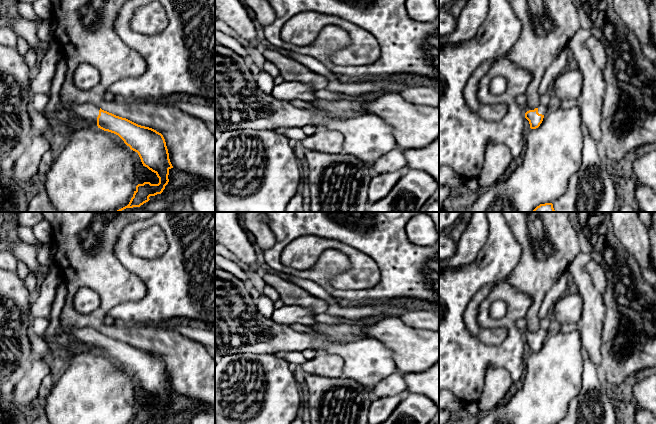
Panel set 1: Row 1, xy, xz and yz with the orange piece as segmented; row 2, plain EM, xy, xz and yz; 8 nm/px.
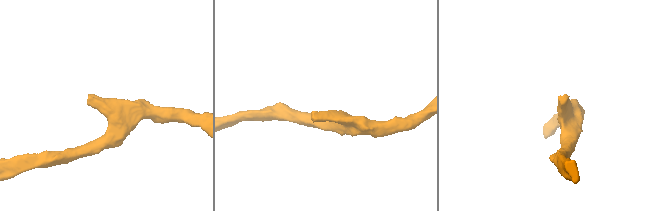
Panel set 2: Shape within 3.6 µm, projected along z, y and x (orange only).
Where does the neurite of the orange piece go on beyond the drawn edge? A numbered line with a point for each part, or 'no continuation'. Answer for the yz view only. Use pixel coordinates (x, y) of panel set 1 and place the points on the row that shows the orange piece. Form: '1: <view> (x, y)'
1: yz (542, 109)

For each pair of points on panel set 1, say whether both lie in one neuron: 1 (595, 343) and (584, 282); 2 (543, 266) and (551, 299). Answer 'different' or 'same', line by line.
1: same
2: different

